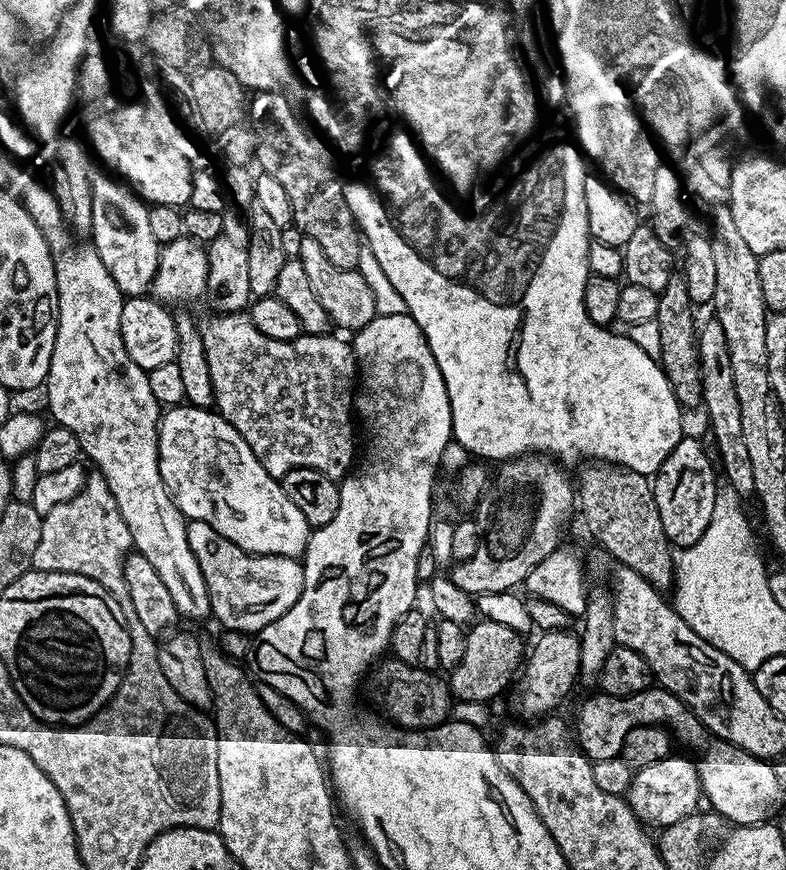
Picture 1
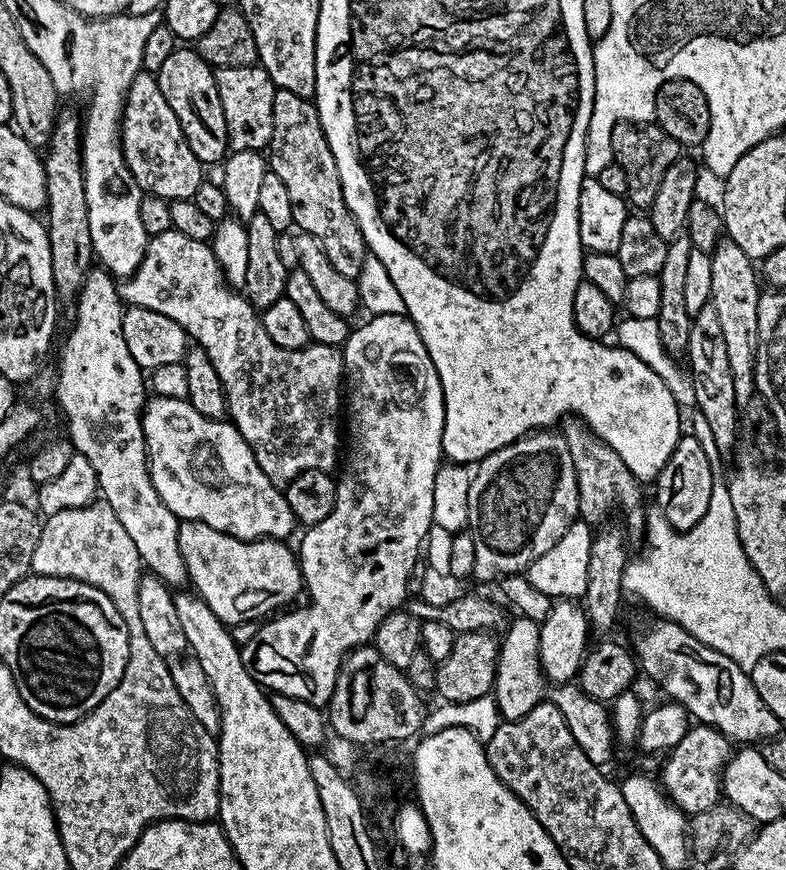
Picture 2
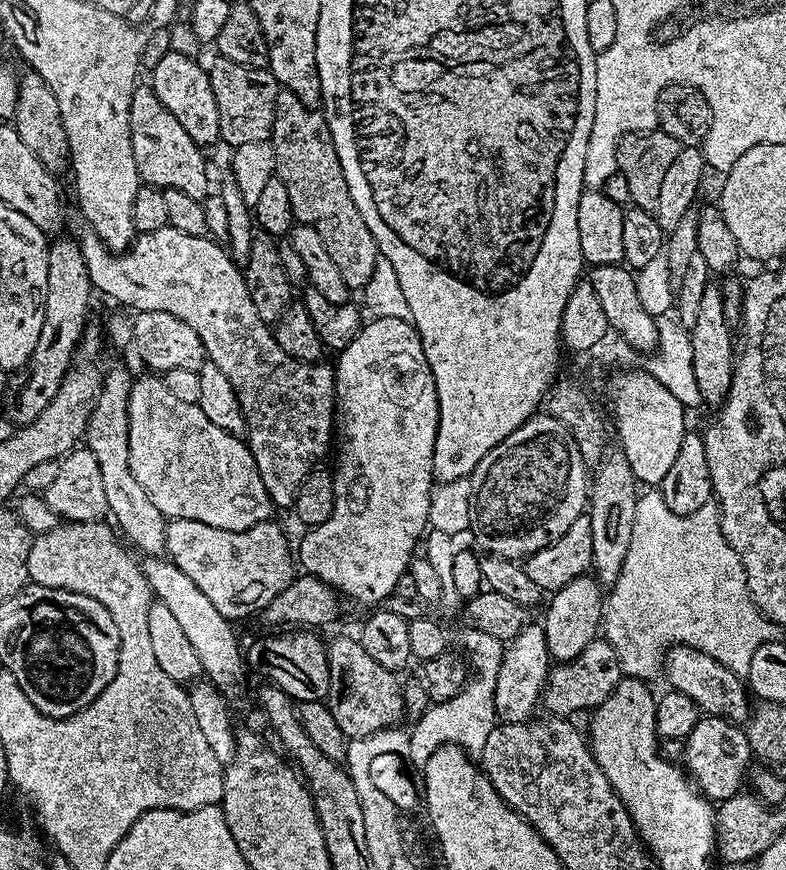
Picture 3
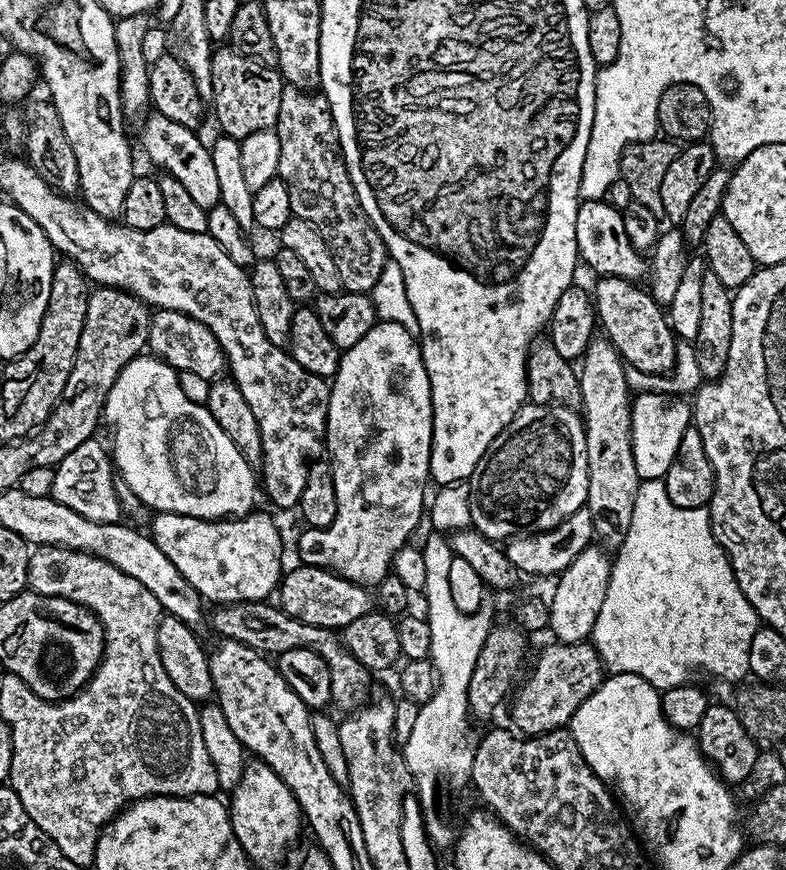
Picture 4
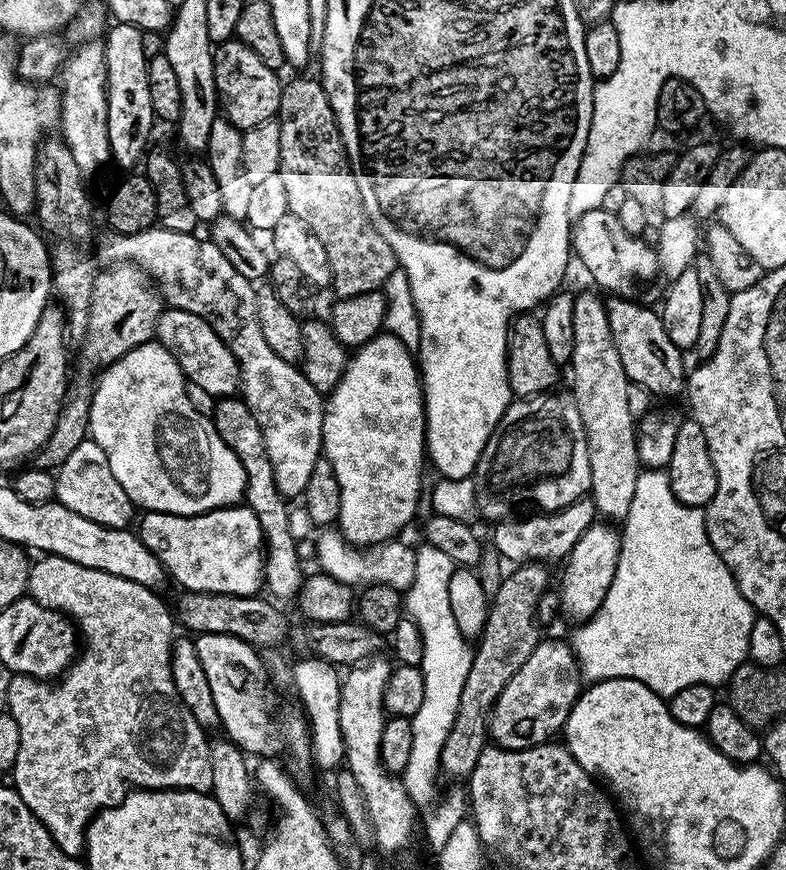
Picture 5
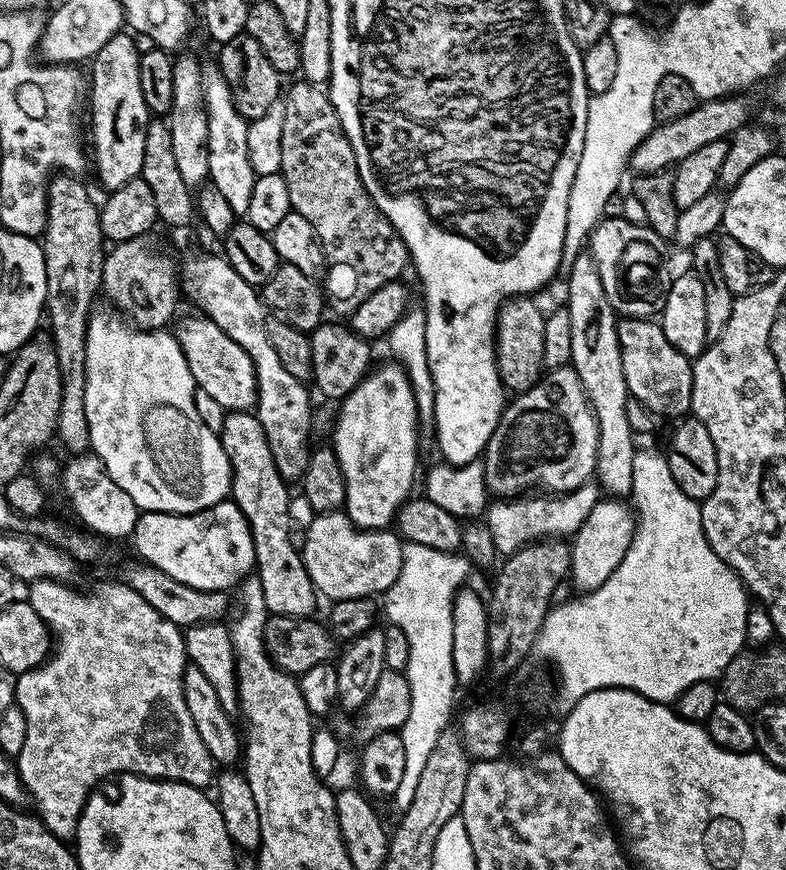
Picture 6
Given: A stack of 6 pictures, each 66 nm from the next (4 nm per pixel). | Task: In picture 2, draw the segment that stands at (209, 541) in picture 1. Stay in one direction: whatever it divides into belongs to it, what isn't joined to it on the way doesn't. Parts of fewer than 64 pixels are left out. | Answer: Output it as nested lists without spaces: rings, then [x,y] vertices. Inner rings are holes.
[[[197,520],[183,521],[178,530],[178,550],[182,550],[191,587],[195,589],[201,600],[208,603],[210,610],[214,610],[216,617],[229,626],[248,624],[251,620],[263,621],[277,610],[288,606],[283,604],[290,603],[299,592],[301,595],[300,561],[297,553],[293,549],[291,552],[288,546],[282,540],[239,540],[230,534],[214,530],[214,526],[206,526],[206,522]]]

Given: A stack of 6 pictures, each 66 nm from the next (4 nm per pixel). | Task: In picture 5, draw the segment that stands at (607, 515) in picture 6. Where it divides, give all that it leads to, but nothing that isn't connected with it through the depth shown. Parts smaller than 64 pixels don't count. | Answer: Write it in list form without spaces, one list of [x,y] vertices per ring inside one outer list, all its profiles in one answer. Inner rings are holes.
[[[608,522],[589,524],[588,529],[578,538],[578,542],[574,542],[574,550],[570,550],[570,554],[563,561],[564,577],[560,580],[560,608],[570,619],[576,620],[575,622],[589,620],[599,610],[610,590],[610,582],[614,582],[614,574],[620,557],[621,533],[617,529],[615,532],[612,528],[615,527]]]

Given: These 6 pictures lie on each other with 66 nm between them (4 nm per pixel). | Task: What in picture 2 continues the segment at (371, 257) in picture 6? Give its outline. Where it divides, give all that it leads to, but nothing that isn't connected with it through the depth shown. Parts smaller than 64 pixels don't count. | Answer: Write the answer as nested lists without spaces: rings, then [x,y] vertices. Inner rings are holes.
[[[277,88],[274,94],[274,134],[266,149],[266,159],[271,172],[278,174],[278,178],[282,178],[282,183],[286,186],[290,197],[293,225],[297,229],[300,227],[299,231],[303,235],[312,236],[320,243],[334,270],[339,270],[341,274],[346,274],[346,278],[355,280],[362,270],[363,260],[369,254],[368,244],[354,214],[346,206],[338,166],[326,142],[320,115],[312,100],[302,98],[298,94],[290,94],[290,90]]]

